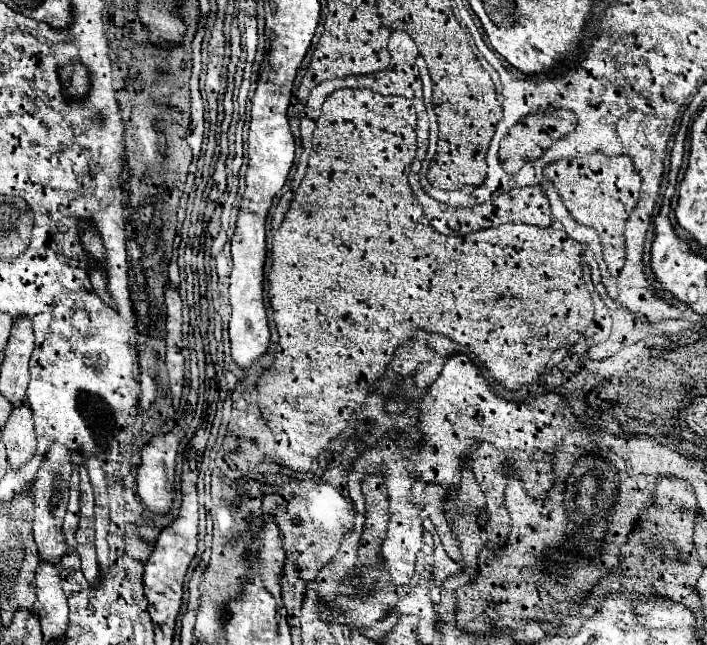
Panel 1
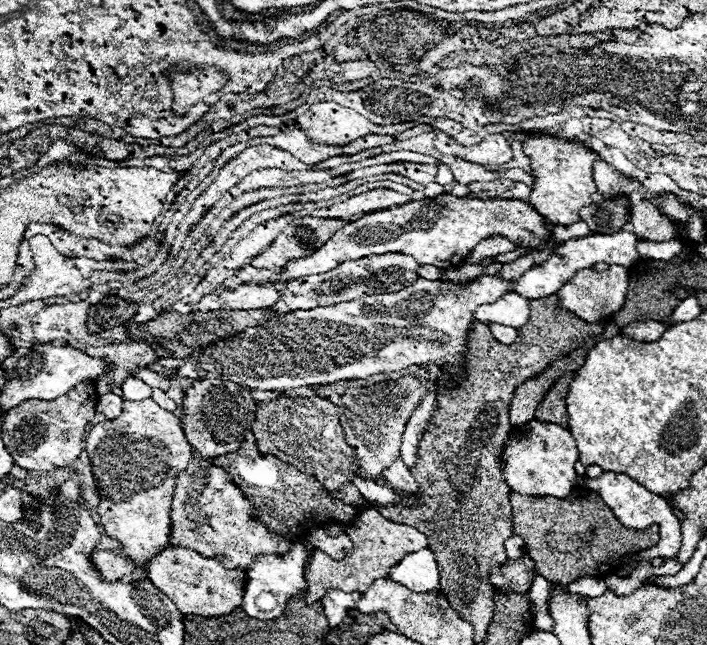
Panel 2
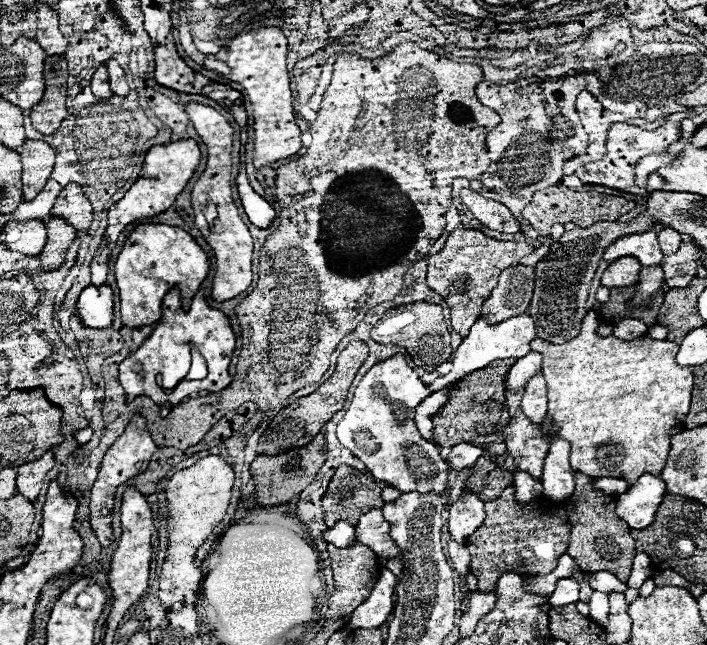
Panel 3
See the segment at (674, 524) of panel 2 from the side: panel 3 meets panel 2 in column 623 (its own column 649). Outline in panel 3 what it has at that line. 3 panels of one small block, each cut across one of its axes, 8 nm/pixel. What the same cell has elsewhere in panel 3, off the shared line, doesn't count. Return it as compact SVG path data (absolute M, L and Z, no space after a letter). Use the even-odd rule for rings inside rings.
M644 474L634 486L618 496L616 514L626 520L630 528L646 528L654 520L654 512L665 494L666 484L662 478Z

